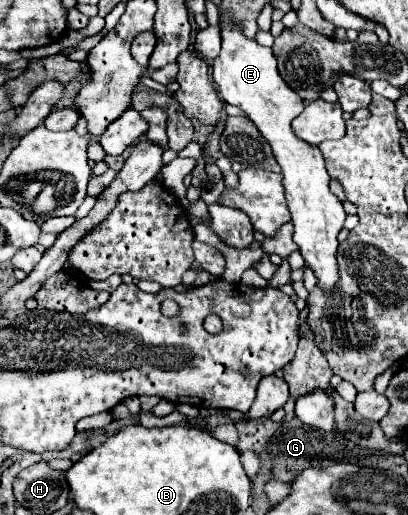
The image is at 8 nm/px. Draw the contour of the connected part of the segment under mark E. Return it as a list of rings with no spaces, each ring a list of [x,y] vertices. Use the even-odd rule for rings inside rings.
[[[222,16],[220,26],[222,50],[212,64],[212,76],[218,92],[224,102],[242,108],[272,146],[274,158],[282,166],[282,186],[294,224],[294,242],[300,246],[304,262],[314,270],[318,286],[326,294],[332,294],[338,282],[338,232],[342,230],[346,212],[342,208],[342,202],[328,188],[330,180],[320,150],[300,140],[292,132],[290,122],[304,110],[304,100],[292,88],[288,88],[288,84],[278,74],[272,48],[264,48],[256,40],[248,40],[242,34],[242,28],[236,26],[228,16]]]

